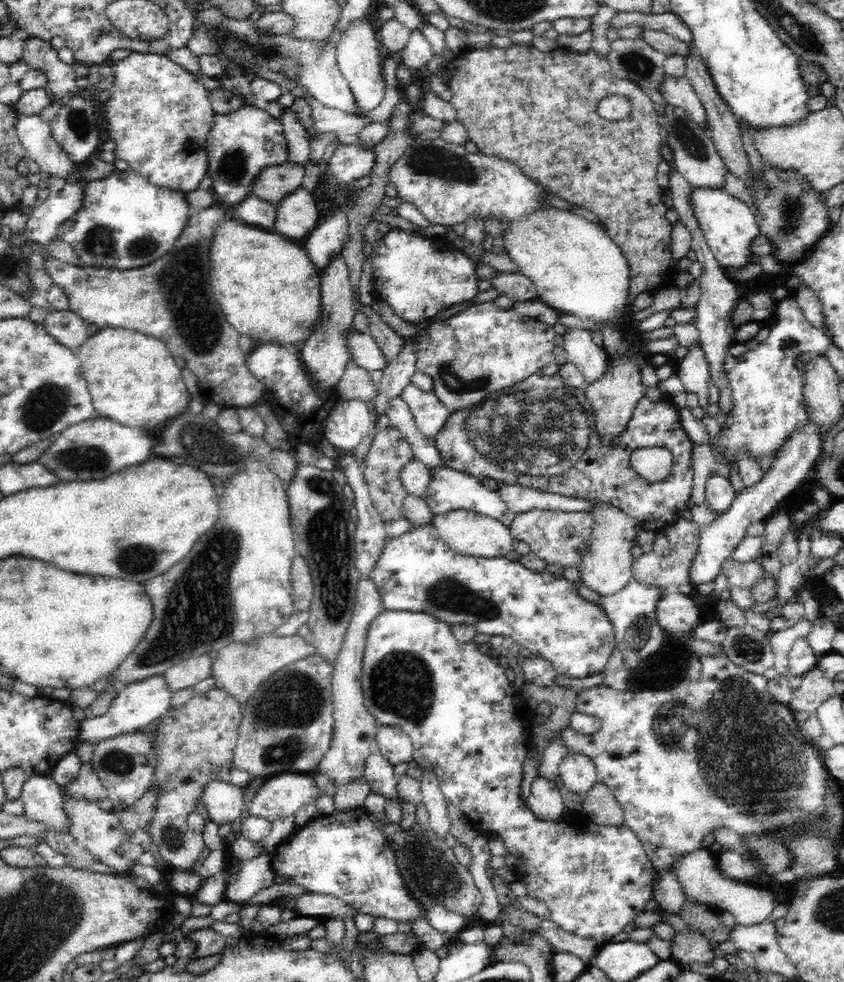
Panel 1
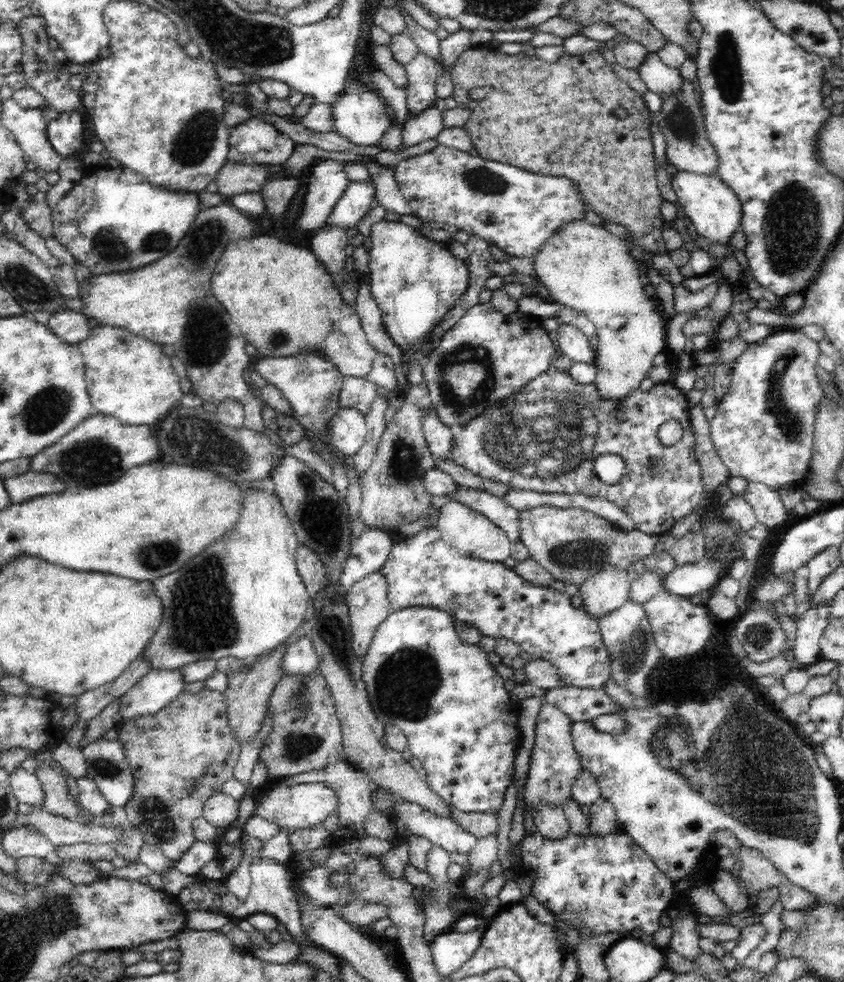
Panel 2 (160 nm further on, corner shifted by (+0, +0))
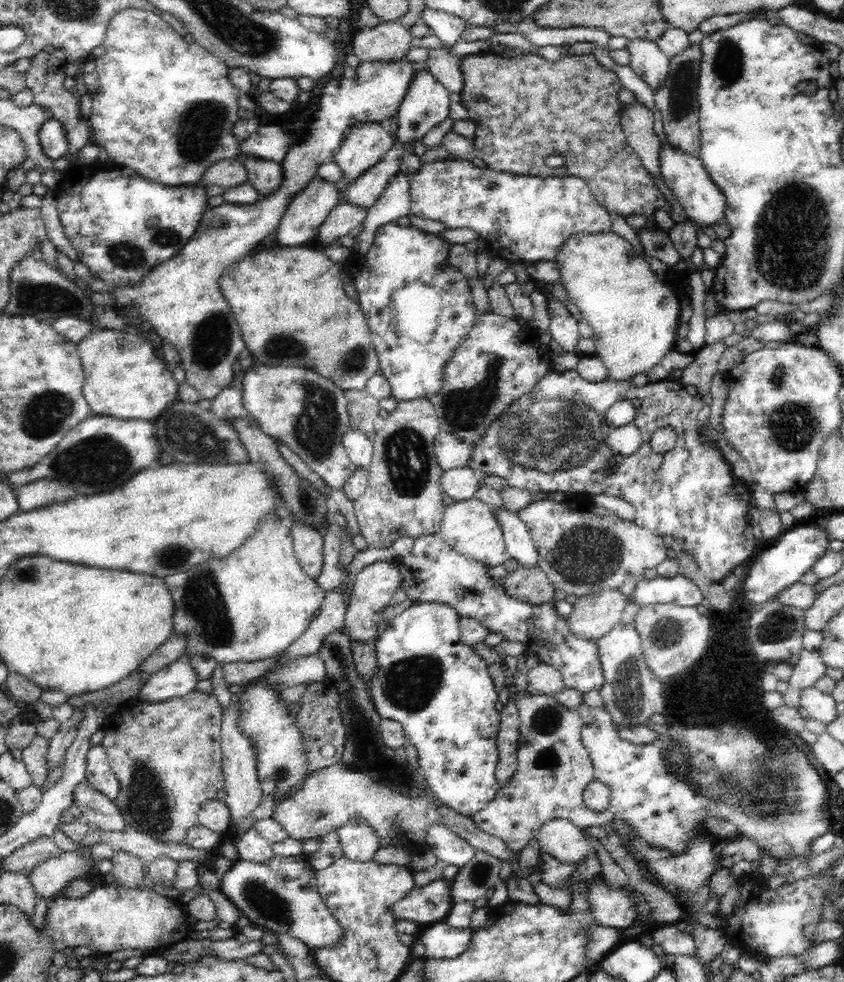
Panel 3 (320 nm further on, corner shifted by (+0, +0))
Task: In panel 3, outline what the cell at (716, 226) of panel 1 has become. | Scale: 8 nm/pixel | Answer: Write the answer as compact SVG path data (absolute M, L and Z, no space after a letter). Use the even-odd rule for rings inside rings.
M668 140L661 143L660 152L657 155L661 177L668 189L674 193L674 198L682 205L688 220L698 223L699 226L712 226L724 218L728 202L724 199L722 191L712 182L698 155L684 154L684 151L676 150L676 147L670 145Z

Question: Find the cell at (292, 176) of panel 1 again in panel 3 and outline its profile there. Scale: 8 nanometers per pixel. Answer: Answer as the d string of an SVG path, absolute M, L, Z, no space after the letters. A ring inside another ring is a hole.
M237 158L216 161L200 180L204 187L219 186L225 190L238 188L248 182L244 165Z

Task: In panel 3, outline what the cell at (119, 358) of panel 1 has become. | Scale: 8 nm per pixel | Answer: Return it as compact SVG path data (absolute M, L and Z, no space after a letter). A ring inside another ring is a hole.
M96 328L77 349L85 374L83 395L92 414L155 422L154 418L178 400L179 384L172 371L154 355L153 345L136 333Z

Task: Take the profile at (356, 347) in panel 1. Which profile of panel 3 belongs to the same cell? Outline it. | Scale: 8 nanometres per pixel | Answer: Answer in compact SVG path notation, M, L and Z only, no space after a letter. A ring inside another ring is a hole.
M314 245L262 250L228 264L220 276L220 291L240 324L246 348L258 364L313 368L345 391L365 390L367 380L379 370L379 358L364 313L344 291L340 274L345 269L344 264L334 263L323 251L314 250Z

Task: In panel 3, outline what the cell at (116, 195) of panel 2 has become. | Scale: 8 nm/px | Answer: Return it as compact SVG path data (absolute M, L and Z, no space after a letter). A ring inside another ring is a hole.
M117 166L110 171L98 171L90 178L76 180L56 196L63 232L77 251L77 260L89 267L93 276L107 284L137 284L156 264L170 260L192 238L200 218L208 209L206 188L199 184L166 187L148 182L138 172Z

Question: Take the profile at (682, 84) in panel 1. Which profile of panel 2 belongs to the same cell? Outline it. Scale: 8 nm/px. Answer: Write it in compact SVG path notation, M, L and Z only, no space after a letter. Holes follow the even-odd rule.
M657 52L648 53L648 58L638 68L638 74L648 91L660 95L662 99L668 98L670 94L680 94L684 86L680 71L664 65Z

